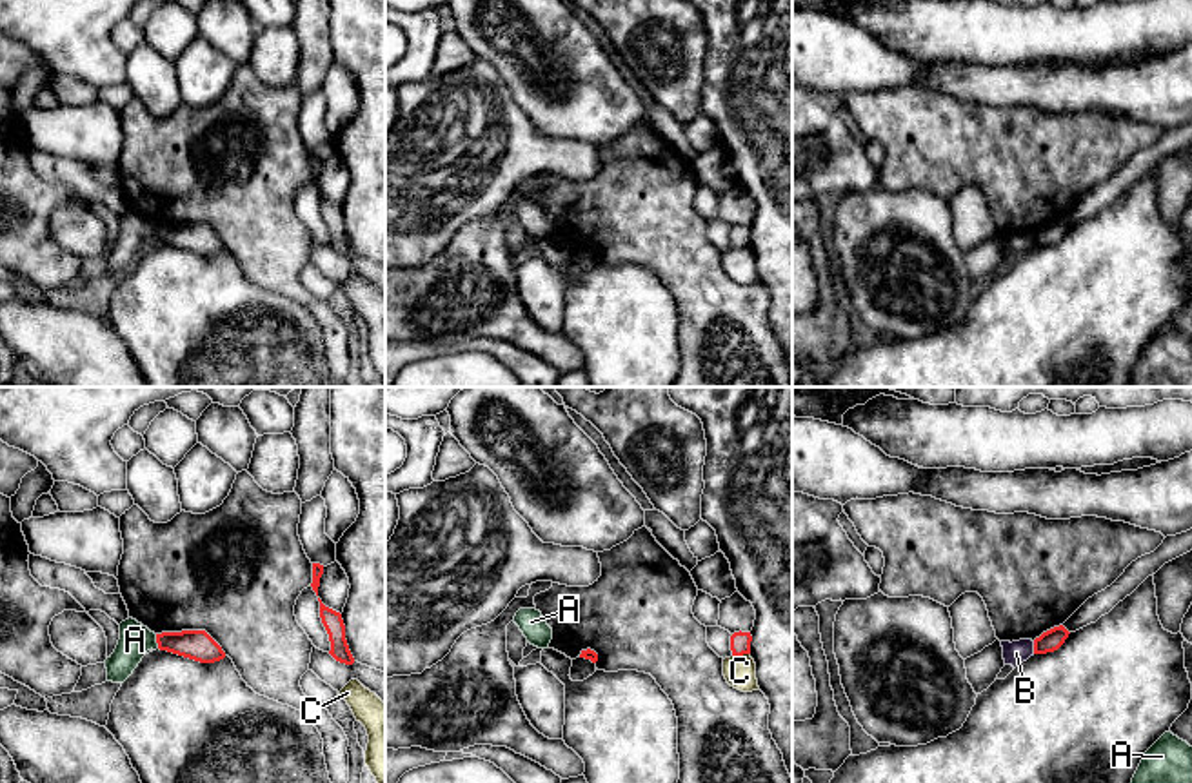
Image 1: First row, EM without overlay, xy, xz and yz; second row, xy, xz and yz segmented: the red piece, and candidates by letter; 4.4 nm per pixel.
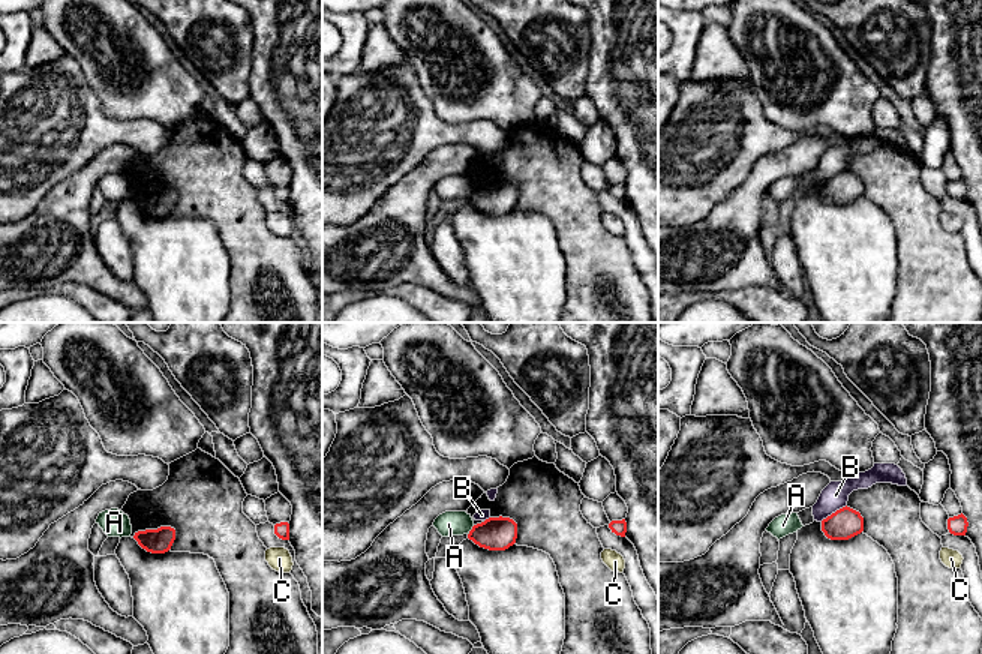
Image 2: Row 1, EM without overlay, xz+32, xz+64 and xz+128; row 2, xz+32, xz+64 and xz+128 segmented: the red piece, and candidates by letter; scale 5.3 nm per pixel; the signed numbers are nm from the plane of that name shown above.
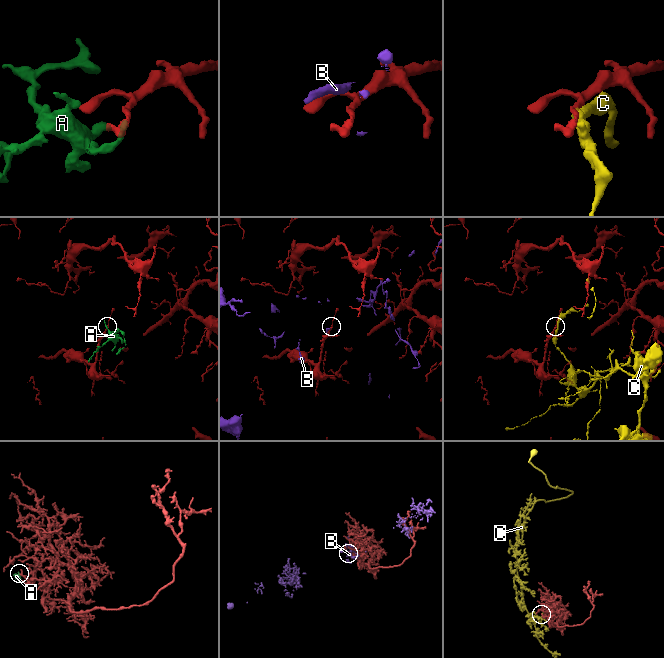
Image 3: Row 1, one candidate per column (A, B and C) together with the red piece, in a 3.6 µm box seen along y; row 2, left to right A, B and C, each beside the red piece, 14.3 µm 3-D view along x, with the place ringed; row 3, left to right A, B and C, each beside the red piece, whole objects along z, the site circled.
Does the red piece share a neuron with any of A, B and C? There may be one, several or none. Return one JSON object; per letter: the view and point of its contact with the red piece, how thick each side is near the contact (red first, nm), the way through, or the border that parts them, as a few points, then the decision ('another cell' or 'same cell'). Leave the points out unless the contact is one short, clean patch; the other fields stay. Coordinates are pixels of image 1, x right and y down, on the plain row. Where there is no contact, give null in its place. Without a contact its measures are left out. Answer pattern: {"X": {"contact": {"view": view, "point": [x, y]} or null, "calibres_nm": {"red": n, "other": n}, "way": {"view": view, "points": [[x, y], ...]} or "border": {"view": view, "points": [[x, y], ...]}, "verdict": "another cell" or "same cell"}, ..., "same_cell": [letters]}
{"A": {"contact": {"view": "xy", "point": [157, 235]}, "calibres_nm": {"red": 140, "other": 140}, "border": {"view": "xy", "points": [[155, 227], [158, 240]]}, "verdict": "another cell"}, "B": {"contact": {"view": "yz", "point": [1034, 240]}, "calibres_nm": {"red": 90, "other": 100}, "verdict": "another cell"}, "C": {"contact": {"view": "xz", "point": [740, 247]}, "calibres_nm": {"red": 100, "other": 140}, "verdict": "another cell"}, "same_cell": []}

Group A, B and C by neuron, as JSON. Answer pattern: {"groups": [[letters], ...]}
{"groups": [["A"], ["B"], ["C"]]}

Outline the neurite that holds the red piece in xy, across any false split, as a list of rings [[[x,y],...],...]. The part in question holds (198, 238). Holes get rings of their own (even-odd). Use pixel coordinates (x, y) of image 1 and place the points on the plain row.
[[[182,223],[156,227],[160,243],[167,243],[200,256],[214,256],[225,251],[222,240],[205,223]]]

